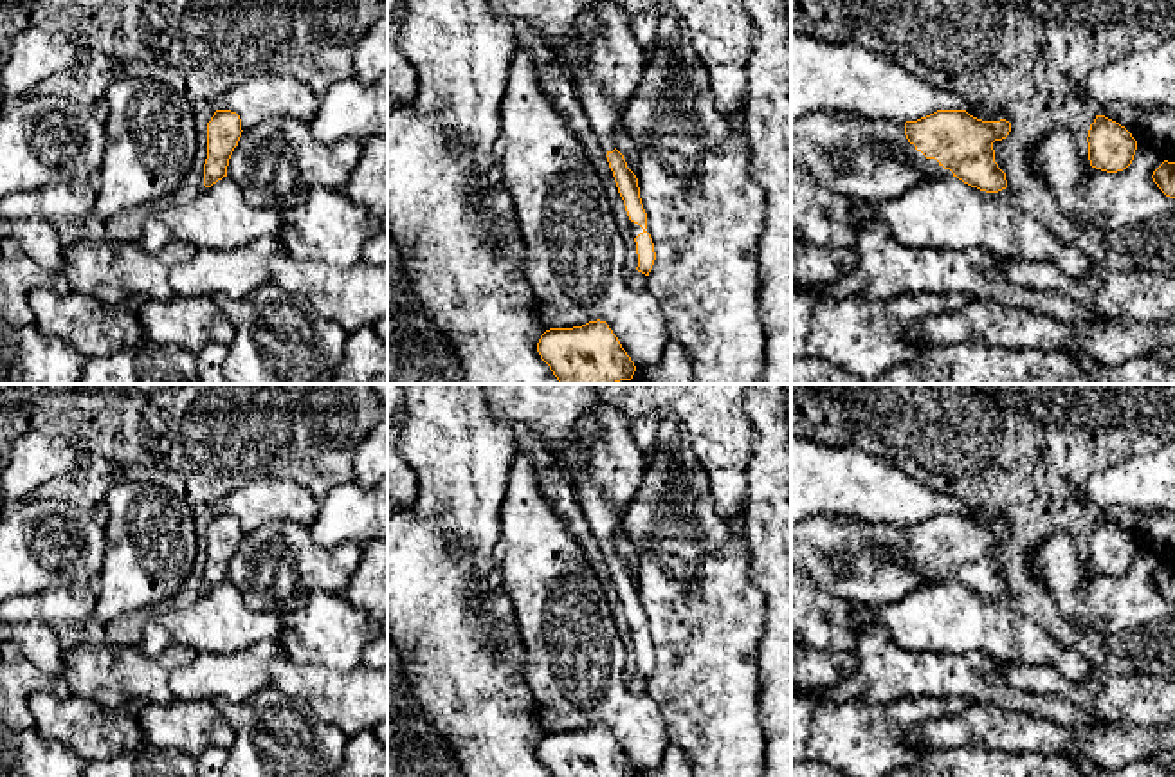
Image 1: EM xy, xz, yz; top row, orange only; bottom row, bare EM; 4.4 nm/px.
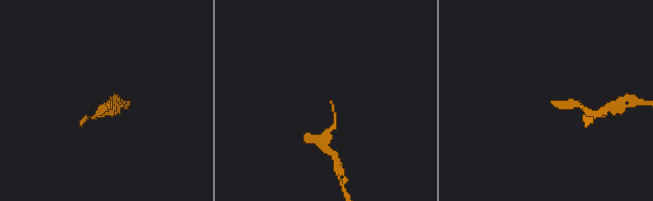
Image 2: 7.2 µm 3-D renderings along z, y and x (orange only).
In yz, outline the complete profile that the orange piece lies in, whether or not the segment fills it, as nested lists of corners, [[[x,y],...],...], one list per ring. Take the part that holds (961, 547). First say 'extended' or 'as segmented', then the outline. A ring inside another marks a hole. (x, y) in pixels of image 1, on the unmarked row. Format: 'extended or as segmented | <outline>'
extended | [[[937,514],[901,534],[894,525],[869,525],[843,516],[807,517],[791,526],[791,568],[804,570],[816,586],[833,599],[851,604],[887,604],[905,593],[957,580],[986,597],[1007,591],[1006,577],[995,566],[993,546],[1009,539],[1011,526],[982,525],[966,514]],[[872,544],[888,544],[899,552],[897,562],[883,562],[870,555]]]

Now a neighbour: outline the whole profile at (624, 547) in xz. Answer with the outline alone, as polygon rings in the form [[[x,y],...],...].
[[[624,516],[620,517],[618,528],[616,528],[615,552],[624,559],[627,571],[636,579],[638,550],[625,530]]]

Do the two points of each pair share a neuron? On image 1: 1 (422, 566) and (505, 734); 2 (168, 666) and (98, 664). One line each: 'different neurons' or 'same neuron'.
1: same neuron
2: same neuron

